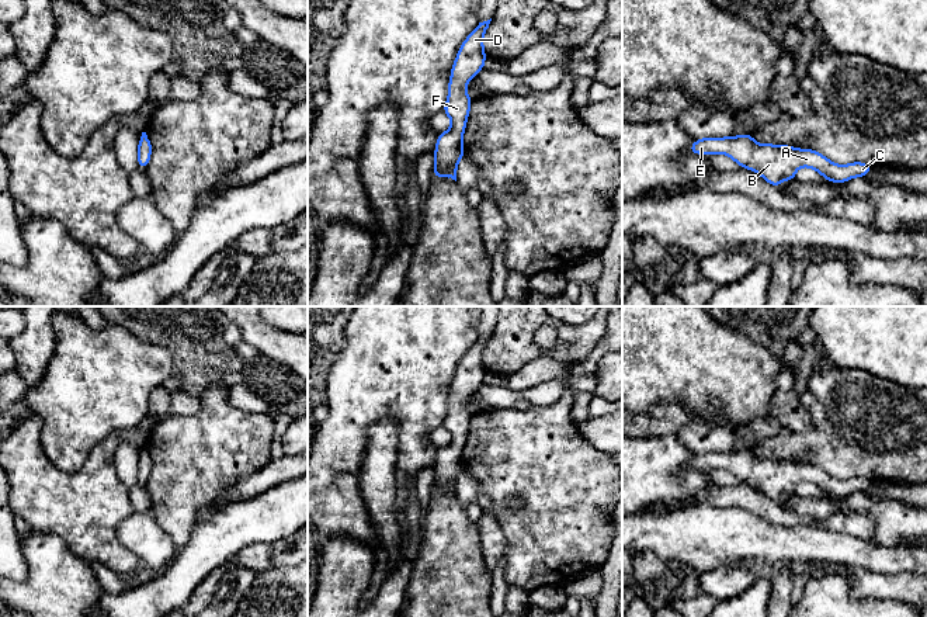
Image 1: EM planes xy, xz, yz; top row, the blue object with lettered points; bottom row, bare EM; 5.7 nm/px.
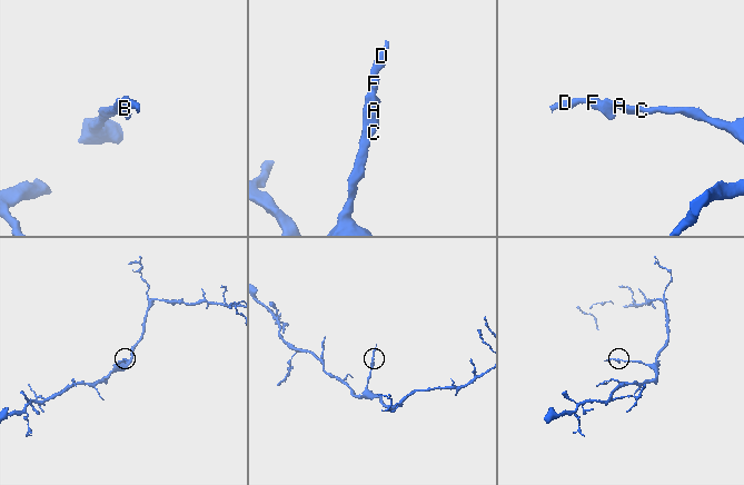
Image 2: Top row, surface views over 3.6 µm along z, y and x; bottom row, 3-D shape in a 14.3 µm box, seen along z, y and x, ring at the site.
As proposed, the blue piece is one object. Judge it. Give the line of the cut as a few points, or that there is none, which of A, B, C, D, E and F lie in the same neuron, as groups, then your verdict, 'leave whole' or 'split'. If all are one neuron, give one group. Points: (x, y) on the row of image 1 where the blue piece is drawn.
no cut | A B C D E F | leave whole

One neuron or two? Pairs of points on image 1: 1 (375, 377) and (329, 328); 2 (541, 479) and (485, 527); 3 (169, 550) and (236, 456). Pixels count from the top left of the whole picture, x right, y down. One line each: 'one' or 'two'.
1: two
2: two
3: two

